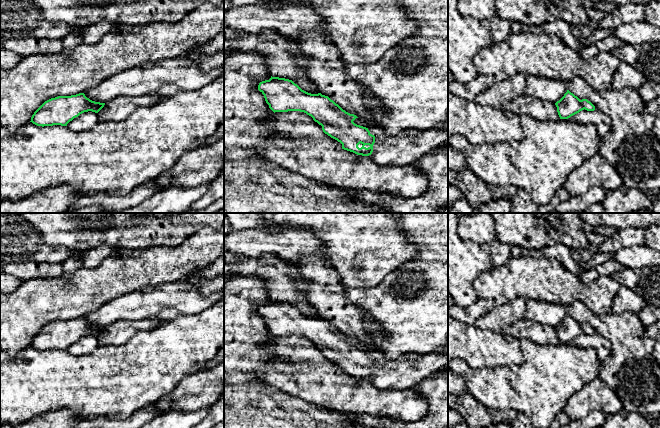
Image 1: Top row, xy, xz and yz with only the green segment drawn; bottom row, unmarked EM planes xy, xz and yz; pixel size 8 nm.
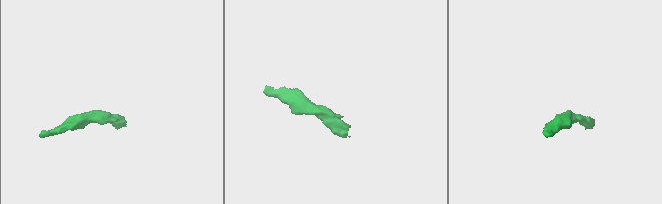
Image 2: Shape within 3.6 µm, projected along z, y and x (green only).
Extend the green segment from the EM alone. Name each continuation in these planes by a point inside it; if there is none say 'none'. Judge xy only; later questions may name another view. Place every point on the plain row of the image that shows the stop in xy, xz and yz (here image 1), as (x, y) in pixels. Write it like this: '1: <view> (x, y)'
none

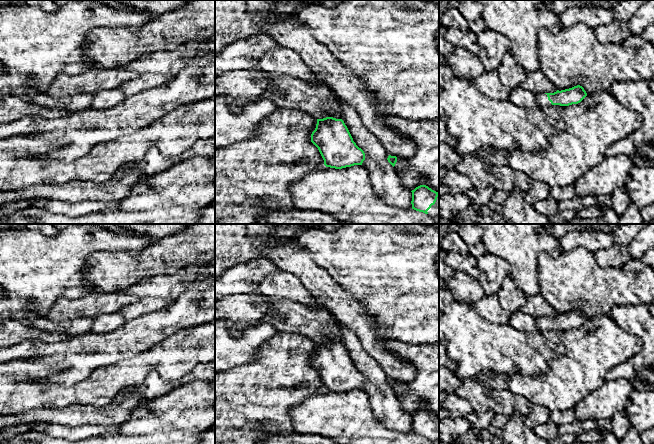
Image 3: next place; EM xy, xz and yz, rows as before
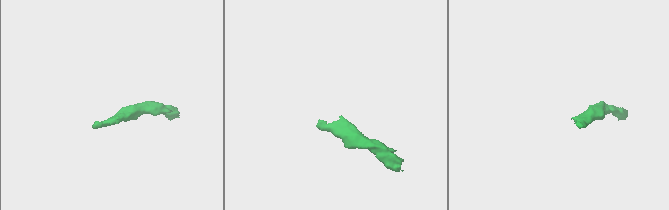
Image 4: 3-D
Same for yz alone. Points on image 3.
1: yz (542, 322)

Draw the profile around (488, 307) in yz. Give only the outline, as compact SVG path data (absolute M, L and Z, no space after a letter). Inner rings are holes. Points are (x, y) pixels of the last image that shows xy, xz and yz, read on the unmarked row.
M497 294L485 295L474 304L469 304L481 317L497 324L508 324L511 313L504 310L500 304Z

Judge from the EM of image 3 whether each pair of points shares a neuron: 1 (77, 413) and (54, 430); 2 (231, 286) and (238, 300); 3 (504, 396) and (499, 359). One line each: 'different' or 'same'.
1: different
2: different
3: different

